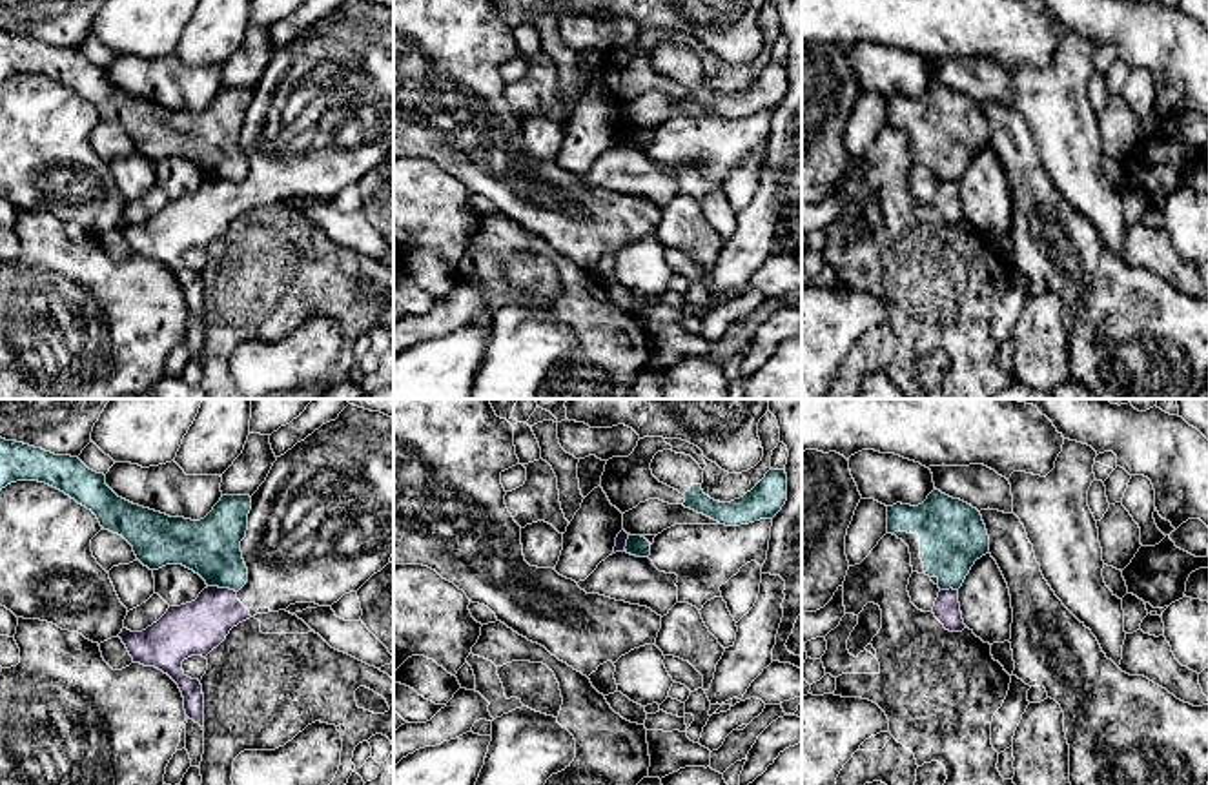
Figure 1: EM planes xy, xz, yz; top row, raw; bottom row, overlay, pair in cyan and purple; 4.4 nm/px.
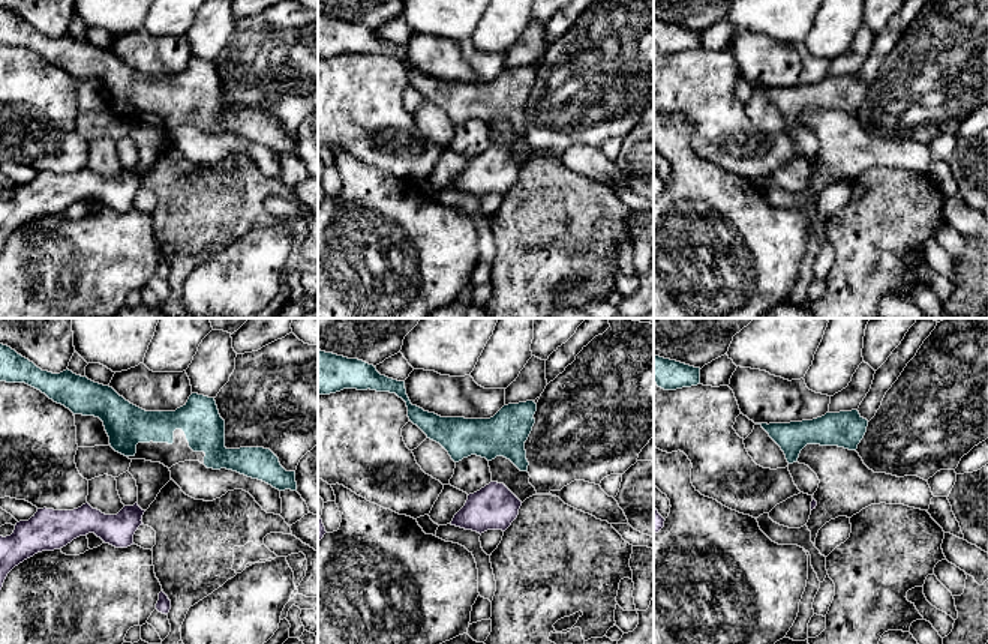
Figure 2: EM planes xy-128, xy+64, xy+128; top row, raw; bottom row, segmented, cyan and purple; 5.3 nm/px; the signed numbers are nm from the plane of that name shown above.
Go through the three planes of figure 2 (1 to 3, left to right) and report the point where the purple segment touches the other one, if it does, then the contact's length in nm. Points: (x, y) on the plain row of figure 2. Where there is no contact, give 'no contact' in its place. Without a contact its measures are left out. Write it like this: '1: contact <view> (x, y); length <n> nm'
1: no contact
2: no contact
3: no contact

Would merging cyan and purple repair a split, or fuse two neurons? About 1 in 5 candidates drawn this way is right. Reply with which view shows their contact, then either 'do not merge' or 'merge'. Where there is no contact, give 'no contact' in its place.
meets cyan in xy; do not merge

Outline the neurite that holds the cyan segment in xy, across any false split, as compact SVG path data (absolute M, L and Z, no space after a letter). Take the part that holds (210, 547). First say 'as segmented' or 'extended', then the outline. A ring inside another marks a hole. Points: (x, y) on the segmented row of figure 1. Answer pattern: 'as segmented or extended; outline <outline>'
as segmented; outline M0 437L0 490L16 481L46 483L91 510L100 526L122 535L133 546L137 559L149 570L159 570L166 565L182 565L199 574L208 586L235 592L248 581L241 541L248 530L248 514L251 510L250 495L222 495L213 510L200 521L169 517L118 497L106 484L106 475L89 470L78 457L55 455L42 448Z

